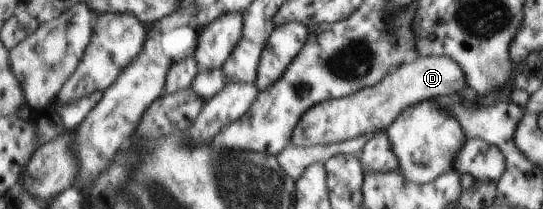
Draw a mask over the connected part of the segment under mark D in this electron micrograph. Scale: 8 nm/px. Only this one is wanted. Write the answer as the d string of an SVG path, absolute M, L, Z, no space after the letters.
M417 55L412 60L390 72L376 86L359 90L341 99L314 104L304 112L292 132L294 146L309 147L341 143L362 135L383 131L391 126L408 107L430 99L449 99L466 86L463 69L452 57L425 57Z

